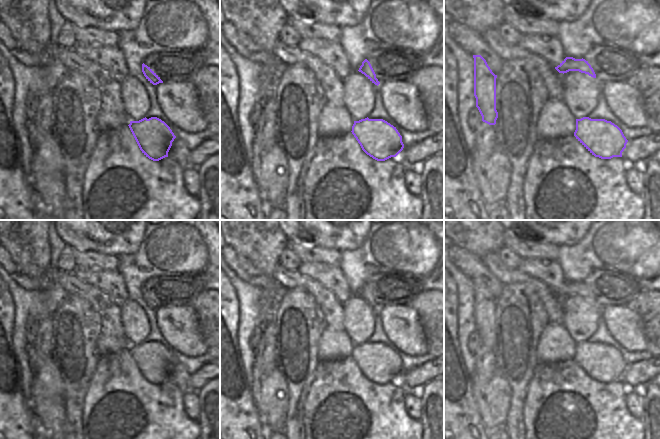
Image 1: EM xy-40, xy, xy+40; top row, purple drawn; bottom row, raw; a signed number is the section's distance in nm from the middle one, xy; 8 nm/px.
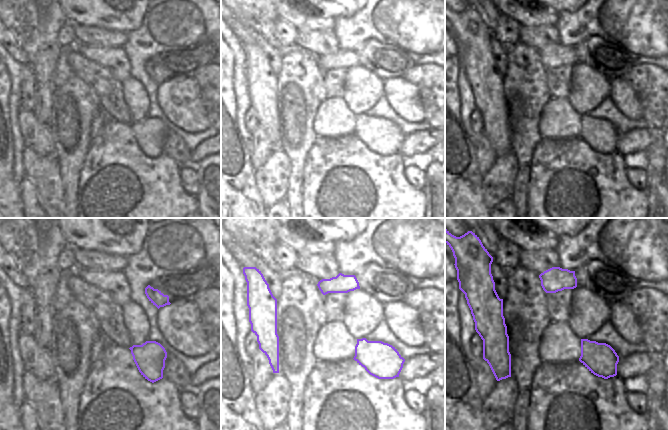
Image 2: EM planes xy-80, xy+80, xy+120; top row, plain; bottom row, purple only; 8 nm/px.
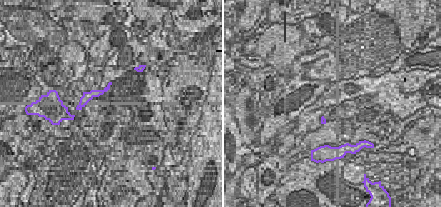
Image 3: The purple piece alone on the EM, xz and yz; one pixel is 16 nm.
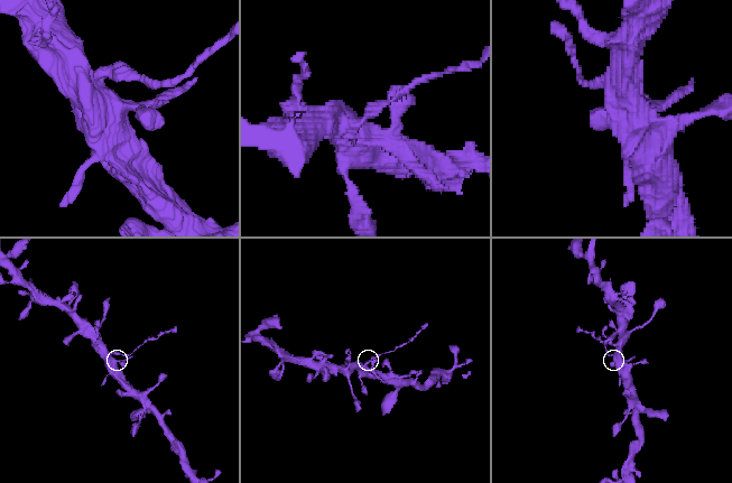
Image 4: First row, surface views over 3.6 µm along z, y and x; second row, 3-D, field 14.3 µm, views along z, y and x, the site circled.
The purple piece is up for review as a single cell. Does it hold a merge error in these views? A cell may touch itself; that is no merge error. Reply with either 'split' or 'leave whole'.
split

